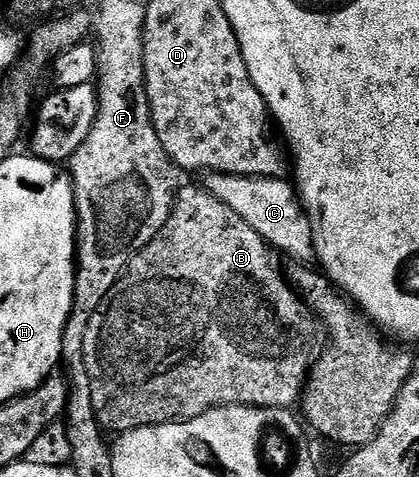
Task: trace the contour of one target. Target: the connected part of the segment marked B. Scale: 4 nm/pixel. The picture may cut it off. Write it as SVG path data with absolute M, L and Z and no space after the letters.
M181 188L176 204L172 207L170 219L166 219L162 231L158 231L158 235L154 235L154 239L150 239L150 243L142 247L142 251L133 255L124 274L114 283L114 287L108 292L108 298L102 303L102 307L98 307L98 311L94 311L86 327L84 358L88 361L88 374L97 390L104 389L104 401L102 397L98 405L100 428L109 434L119 435L147 425L201 417L206 410L215 409L217 405L250 405L254 409L283 411L290 408L295 401L297 404L308 379L308 370L318 356L316 344L320 341L320 333L322 341L322 326L316 320L315 313L304 302L304 298L288 284L282 269L276 266L275 259L277 260L273 250L260 238L258 231L254 231L254 227L250 227L246 219L234 215L234 211L226 207L226 203L210 196L207 188Z

